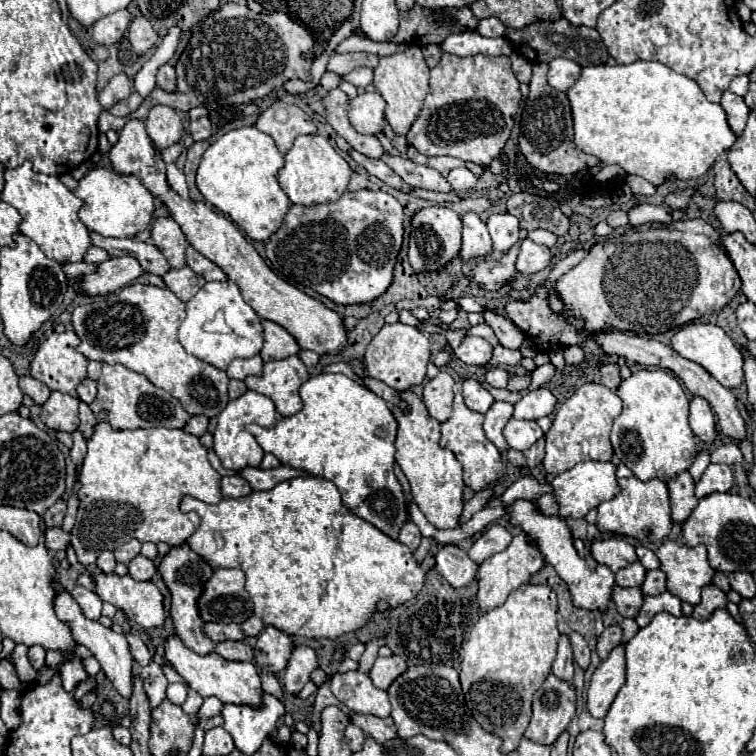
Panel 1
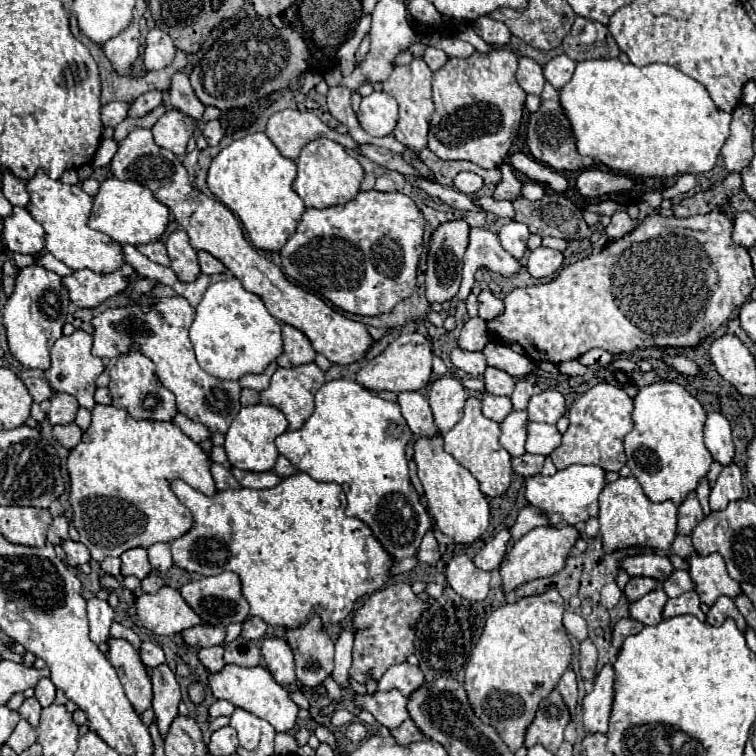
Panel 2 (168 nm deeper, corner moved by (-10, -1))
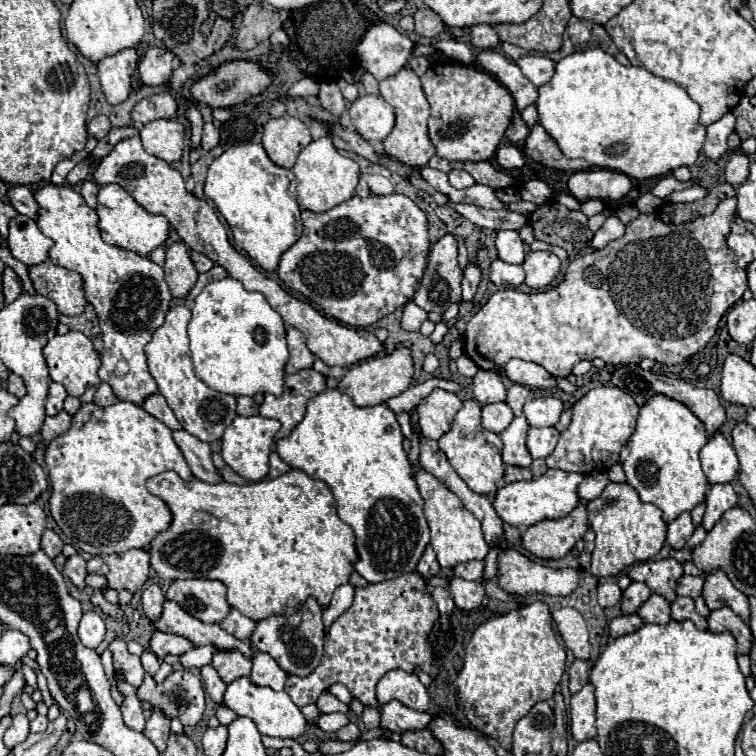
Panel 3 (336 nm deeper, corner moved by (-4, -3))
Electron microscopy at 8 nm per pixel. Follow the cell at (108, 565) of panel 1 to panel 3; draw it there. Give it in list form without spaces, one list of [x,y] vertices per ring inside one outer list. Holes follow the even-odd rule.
[[[93,556],[93,558],[87,562],[87,572],[89,572],[89,574],[107,574],[109,568],[107,568],[107,564],[105,564],[105,558]]]

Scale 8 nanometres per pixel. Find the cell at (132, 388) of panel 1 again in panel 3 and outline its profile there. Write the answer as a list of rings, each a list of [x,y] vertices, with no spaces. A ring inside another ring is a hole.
[[[45,184],[35,192],[35,200],[39,204],[37,226],[53,240],[53,248],[49,250],[51,262],[81,274],[85,298],[97,312],[105,342],[99,378],[113,388],[117,398],[141,406],[147,396],[157,392],[157,382],[147,370],[143,348],[165,322],[173,298],[163,278],[163,268],[131,250],[105,244],[97,228],[97,212],[71,186]]]

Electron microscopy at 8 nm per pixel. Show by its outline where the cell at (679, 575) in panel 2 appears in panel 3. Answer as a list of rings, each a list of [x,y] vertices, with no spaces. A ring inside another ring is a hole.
[[[681,576],[677,582],[677,596],[689,596],[689,598],[699,598],[703,592],[703,582],[705,576]]]

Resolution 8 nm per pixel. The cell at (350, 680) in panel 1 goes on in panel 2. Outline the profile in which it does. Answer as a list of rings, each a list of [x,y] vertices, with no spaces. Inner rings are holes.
[[[399,690],[389,692],[375,692],[375,694],[355,694],[353,702],[371,712],[375,720],[387,728],[397,728],[403,720],[409,718],[407,714],[407,698]]]

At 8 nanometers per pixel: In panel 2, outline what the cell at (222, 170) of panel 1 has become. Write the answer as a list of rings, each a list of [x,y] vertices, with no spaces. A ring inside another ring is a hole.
[[[255,132],[231,142],[211,162],[207,186],[245,226],[249,240],[259,250],[281,250],[305,210],[303,200],[291,188],[297,176],[293,160],[285,158],[265,132]]]

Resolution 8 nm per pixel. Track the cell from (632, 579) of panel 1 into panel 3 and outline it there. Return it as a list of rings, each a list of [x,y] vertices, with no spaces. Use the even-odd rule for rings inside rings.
[[[631,582],[631,586],[623,592],[623,600],[621,600],[621,610],[623,614],[633,614],[639,610],[639,606],[651,596],[651,590],[647,584],[643,582]]]

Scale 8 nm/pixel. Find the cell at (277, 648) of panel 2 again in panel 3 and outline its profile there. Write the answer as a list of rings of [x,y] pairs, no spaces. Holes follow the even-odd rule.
[[[257,652],[253,656],[253,672],[251,672],[249,680],[255,686],[269,686],[273,690],[283,690],[287,672],[269,654]]]

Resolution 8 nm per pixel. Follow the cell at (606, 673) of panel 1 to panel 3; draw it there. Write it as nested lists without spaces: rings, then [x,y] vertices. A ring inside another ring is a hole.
[[[587,684],[583,690],[571,696],[571,724],[569,724],[571,736],[577,742],[597,738],[595,730],[595,694],[593,686]]]

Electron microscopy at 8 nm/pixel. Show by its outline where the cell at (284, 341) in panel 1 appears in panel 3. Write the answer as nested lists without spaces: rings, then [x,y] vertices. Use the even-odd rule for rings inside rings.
[[[287,326],[287,344],[289,344],[289,362],[285,366],[287,374],[295,374],[303,368],[311,368],[315,362],[315,356],[309,352],[309,348],[305,346],[305,336],[293,328]]]

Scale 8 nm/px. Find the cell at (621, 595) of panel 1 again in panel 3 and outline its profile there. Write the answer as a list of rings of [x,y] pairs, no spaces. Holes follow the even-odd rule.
[[[653,594],[639,610],[637,614],[641,616],[643,622],[651,622],[651,624],[669,624],[671,622],[671,608],[669,608],[669,602],[659,596],[659,594]]]

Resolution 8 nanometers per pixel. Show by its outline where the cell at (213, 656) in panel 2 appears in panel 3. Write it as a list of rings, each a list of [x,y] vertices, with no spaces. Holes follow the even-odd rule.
[[[203,666],[201,668],[201,676],[203,676],[203,684],[205,684],[205,692],[211,696],[211,700],[217,706],[223,706],[223,694],[227,684],[219,678],[219,674],[215,672],[213,666]]]

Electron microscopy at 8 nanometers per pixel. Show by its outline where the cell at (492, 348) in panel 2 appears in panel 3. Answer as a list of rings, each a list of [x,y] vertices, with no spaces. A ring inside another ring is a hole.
[[[511,360],[505,364],[503,374],[515,382],[515,384],[523,384],[529,388],[557,388],[555,378],[539,364],[535,362],[525,362],[525,360]]]

